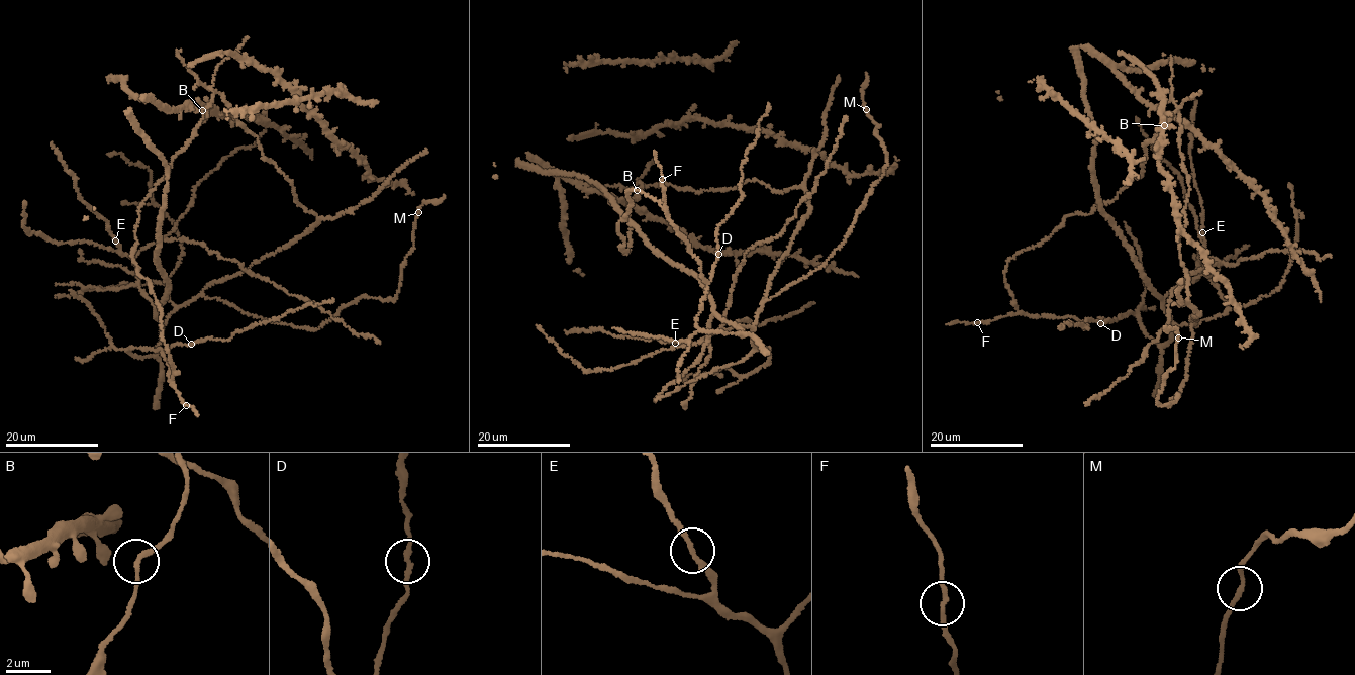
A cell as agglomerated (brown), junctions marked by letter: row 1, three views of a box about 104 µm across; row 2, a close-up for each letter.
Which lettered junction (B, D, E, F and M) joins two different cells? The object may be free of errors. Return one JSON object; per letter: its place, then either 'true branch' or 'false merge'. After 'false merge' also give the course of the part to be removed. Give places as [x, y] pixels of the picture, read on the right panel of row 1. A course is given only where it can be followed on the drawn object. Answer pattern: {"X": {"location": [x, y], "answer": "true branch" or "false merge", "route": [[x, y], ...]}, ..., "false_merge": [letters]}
{"B": {"location": [1164, 125], "answer": "true branch"}, "D": {"location": [1100, 323], "answer": "true branch"}, "E": {"location": [1202, 232], "answer": "true branch"}, "F": {"location": [977, 322], "answer": "true branch"}, "M": {"location": [1178, 338], "answer": "true branch"}, "false_merge": []}

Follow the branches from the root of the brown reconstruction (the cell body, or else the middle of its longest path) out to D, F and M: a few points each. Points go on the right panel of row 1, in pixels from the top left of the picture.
D: (1010, 292), (1021, 312), (1039, 316), (1072, 315), (1086, 322), (1102, 319), (1111, 322), (1100, 322)
F: (1010, 292), (1019, 312), (977, 322)
M: (1010, 292), (1032, 315), (1131, 312), (1159, 346), (1194, 324), (1171, 402), (1179, 396), (1162, 406), (1177, 338)

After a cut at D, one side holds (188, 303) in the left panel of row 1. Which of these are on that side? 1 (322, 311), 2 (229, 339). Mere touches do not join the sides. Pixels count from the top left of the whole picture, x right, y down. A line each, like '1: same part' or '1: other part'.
1: same part
2: other part

